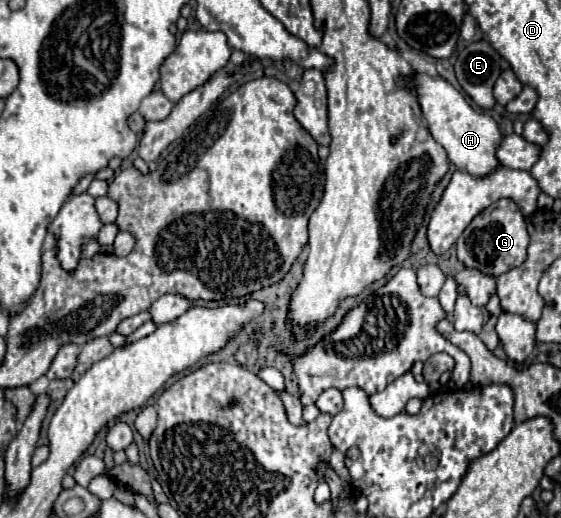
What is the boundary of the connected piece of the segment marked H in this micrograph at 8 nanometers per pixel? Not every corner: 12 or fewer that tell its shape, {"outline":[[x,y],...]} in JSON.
{"outline":[[410,78],[430,134],[476,178],[502,166],[502,134],[442,78]]}

